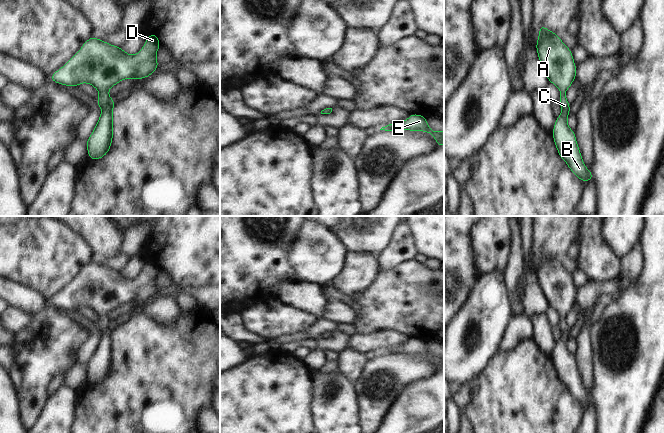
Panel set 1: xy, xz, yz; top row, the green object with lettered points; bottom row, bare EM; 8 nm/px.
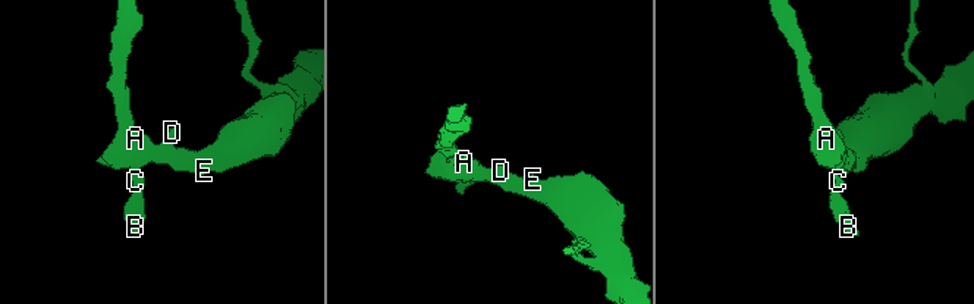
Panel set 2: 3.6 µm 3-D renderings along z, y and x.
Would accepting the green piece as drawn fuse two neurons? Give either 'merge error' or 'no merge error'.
no merge error

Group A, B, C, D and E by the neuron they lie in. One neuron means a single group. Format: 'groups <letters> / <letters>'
groups A B C D E

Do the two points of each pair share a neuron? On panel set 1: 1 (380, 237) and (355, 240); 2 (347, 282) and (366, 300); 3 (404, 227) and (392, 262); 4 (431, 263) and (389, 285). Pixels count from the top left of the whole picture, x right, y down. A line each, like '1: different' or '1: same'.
1: same
2: different
3: same
4: different

